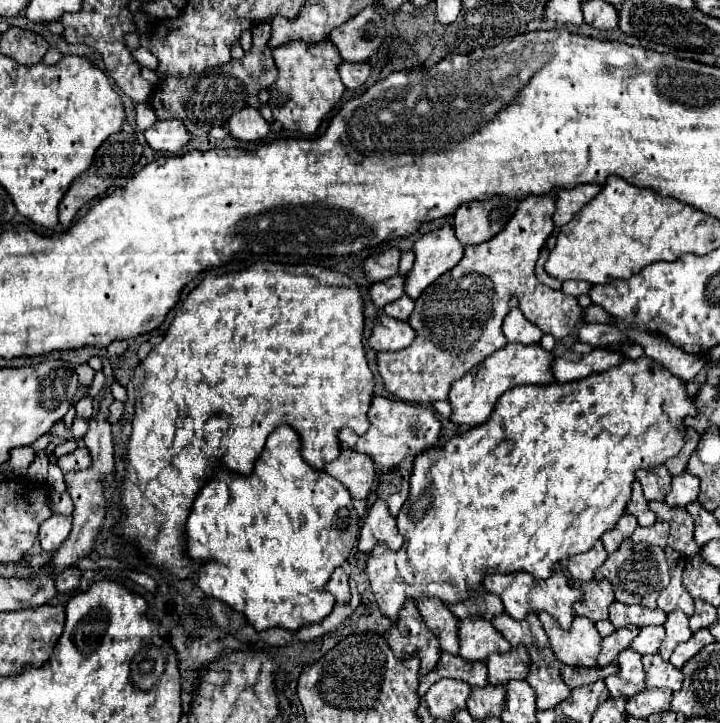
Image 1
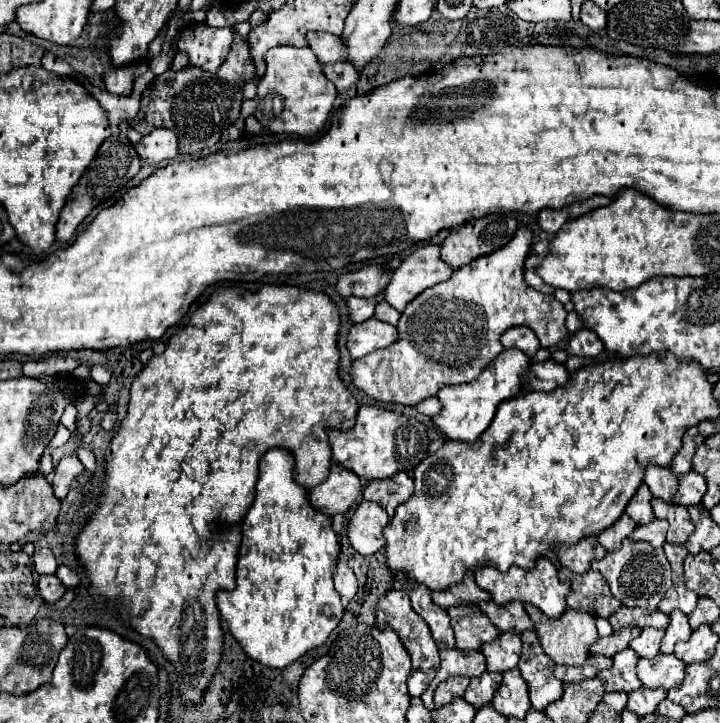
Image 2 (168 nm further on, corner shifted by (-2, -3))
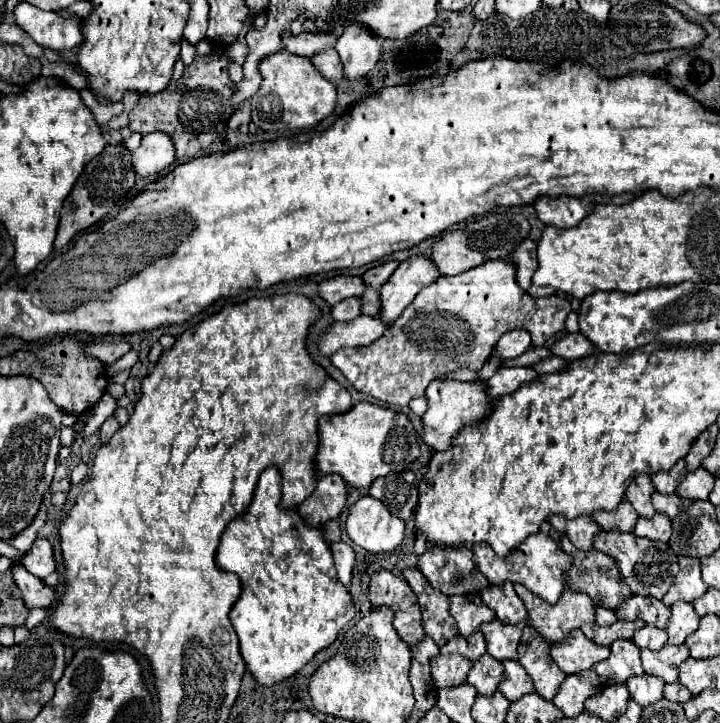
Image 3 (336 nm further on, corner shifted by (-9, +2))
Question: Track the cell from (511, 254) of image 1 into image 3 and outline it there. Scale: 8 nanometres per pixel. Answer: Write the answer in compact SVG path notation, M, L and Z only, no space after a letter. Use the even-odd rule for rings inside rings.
M489 260L479 268L471 268L471 272L463 272L463 276L437 278L431 286L423 288L415 296L415 300L385 330L379 340L363 348L343 348L331 356L331 362L347 376L353 388L371 394L381 402L407 406L413 398L425 396L425 390L433 380L439 380L459 368L469 368L475 372L481 370L499 338L509 330L525 328L533 338L533 346L545 346L551 336L565 330L565 320L569 312L571 304L565 298L533 298L523 288L519 288L515 280L515 264L511 260Z

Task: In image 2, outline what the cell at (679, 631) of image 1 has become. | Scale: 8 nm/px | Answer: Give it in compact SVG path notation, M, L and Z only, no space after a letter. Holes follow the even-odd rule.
M672 611L670 613L670 625L666 627L666 635L662 639L662 645L660 645L660 651L662 653L674 653L674 645L678 641L684 641L692 635L692 629L688 625L688 617L682 613L682 611Z

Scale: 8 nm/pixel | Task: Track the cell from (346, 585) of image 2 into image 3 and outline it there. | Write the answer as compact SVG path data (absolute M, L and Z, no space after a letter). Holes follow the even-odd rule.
M335 542L331 544L333 550L333 558L335 558L335 568L339 574L339 580L343 582L343 586L351 586L351 578L353 578L353 566L355 566L355 550L351 546L347 546L345 542Z

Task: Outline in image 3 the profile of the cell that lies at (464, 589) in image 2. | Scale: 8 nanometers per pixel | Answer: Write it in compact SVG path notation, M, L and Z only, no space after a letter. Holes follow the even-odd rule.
M465 546L459 548L427 548L419 558L417 568L433 588L445 596L481 592L489 586L487 578L475 570L473 552Z

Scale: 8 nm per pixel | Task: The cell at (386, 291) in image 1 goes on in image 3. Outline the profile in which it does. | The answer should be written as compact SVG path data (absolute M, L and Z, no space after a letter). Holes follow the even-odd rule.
M351 298L351 300L343 300L339 304L333 306L333 318L337 322L347 322L347 320L355 320L361 314L361 300L359 298Z

